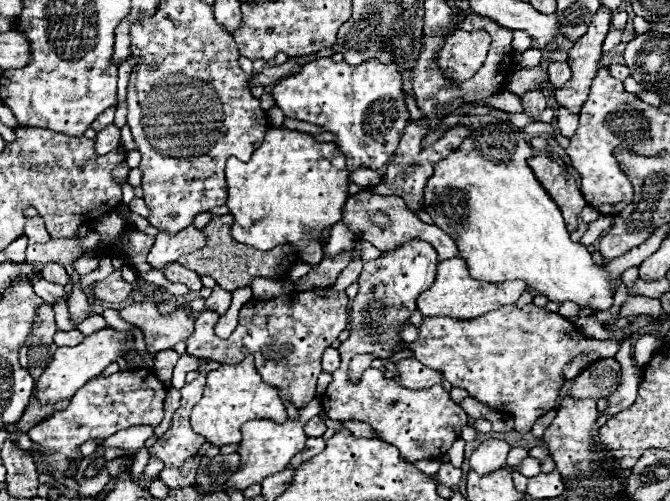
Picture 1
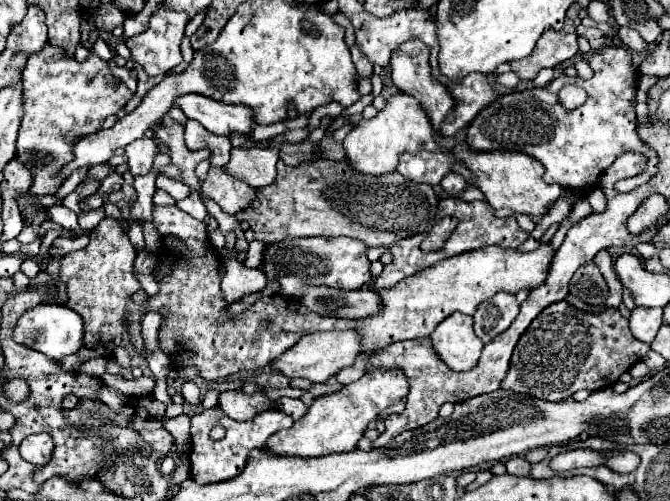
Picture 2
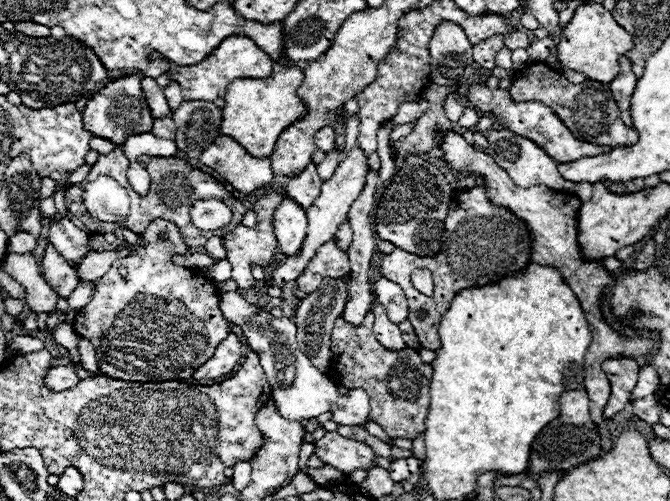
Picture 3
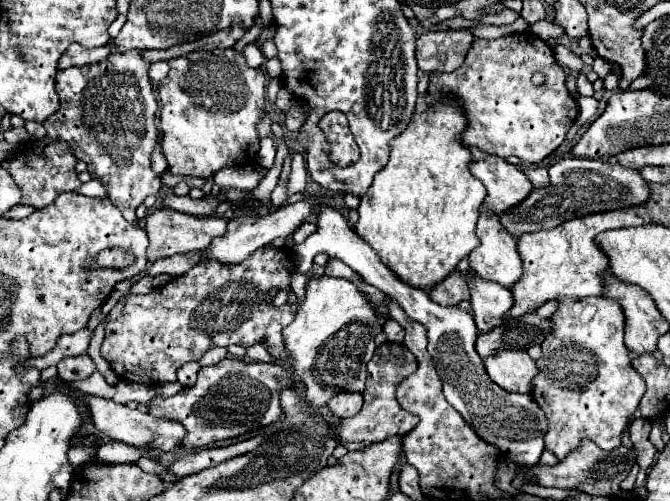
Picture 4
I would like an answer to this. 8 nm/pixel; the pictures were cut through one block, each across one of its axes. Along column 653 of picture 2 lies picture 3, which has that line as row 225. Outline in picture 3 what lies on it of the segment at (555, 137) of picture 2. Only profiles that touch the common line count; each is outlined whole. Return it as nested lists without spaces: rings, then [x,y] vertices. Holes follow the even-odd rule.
[[[154,220],[142,234],[144,246],[126,244],[132,250],[130,256],[112,264],[110,272],[94,282],[92,300],[76,314],[72,328],[82,338],[96,346],[98,368],[104,376],[114,380],[132,382],[166,382],[166,380],[190,380],[192,374],[214,356],[218,344],[228,336],[230,324],[222,316],[218,306],[218,290],[214,280],[194,272],[190,266],[176,266],[172,256],[190,256],[190,246],[184,242],[180,228],[166,220]],[[168,232],[168,240],[160,240],[158,234]]]

